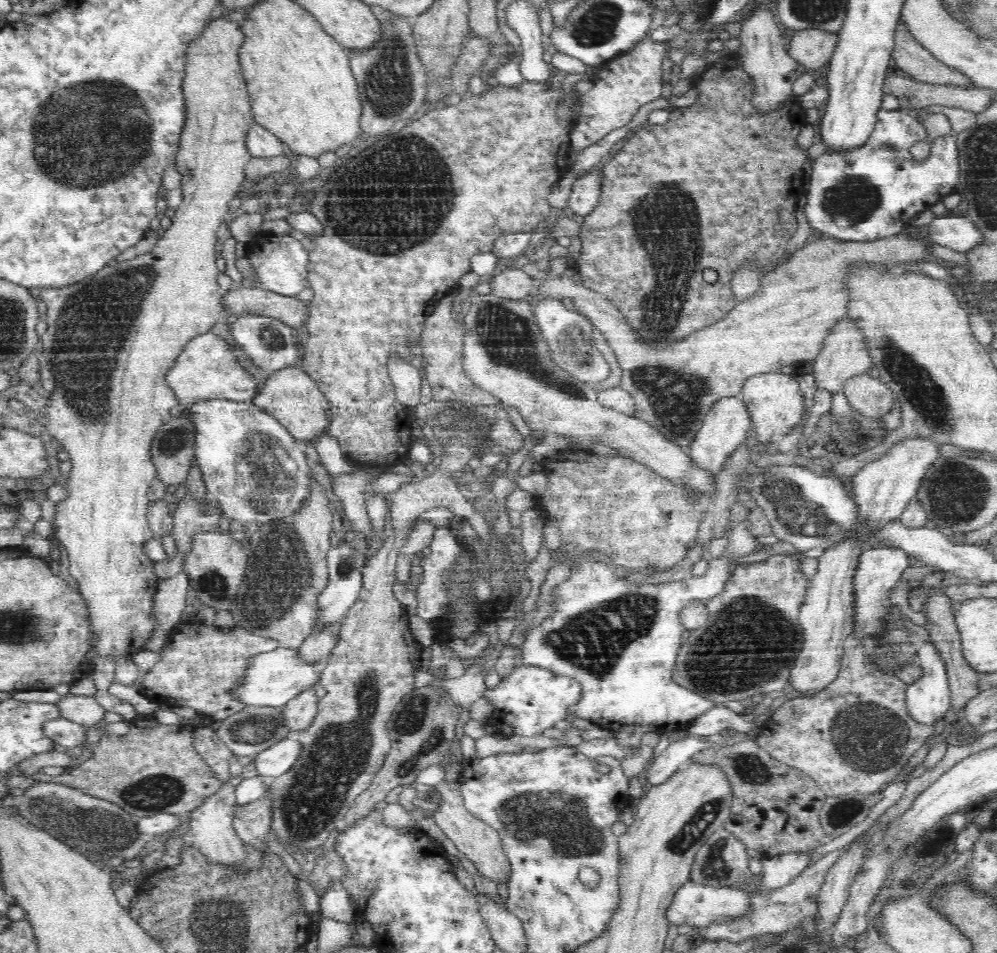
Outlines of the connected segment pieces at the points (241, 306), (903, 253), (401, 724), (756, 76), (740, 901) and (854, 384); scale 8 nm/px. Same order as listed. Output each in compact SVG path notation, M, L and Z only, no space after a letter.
M258 286L232 287L225 292L222 306L238 316L246 312L270 315L291 327L300 327L308 319L308 304L294 296L284 296Z
M927 226L919 227L918 236L906 236L903 233L874 241L837 242L834 238L820 238L812 241L793 252L793 254L773 271L761 278L762 288L752 298L744 303L736 302L735 307L728 312L724 320L716 324L706 325L690 333L670 346L651 348L645 344L638 332L628 326L628 320L608 302L604 295L586 288L576 276L562 277L561 273L565 263L562 258L549 258L549 272L543 280L537 294L541 297L571 298L575 307L582 314L586 314L592 324L606 336L612 352L618 359L622 375L620 386L626 390L634 400L636 410L634 416L658 429L666 438L674 441L678 446L686 449L694 440L702 421L713 405L725 397L737 397L742 391L746 380L751 376L778 372L785 366L796 366L801 363L812 363L824 347L825 341L831 334L831 329L842 319L842 284L838 284L838 264L842 260L850 260L850 256L870 256L870 260L894 260L894 264L908 264L928 259L930 252L928 241L932 241L927 234Z
M426 686L414 688L398 705L387 722L387 730L392 740L390 750L385 758L382 768L373 776L370 786L362 792L344 818L343 829L354 827L363 820L375 804L389 800L392 792L398 786L413 785L414 780L426 767L441 763L444 756L450 752L450 746L456 734L456 725L461 715L459 706L454 704L445 688Z
M766 6L757 8L746 20L742 20L739 40L739 62L741 70L748 74L750 87L753 89L753 108L759 112L771 112L776 108L784 108L782 104L793 96L792 83L804 72L808 72L802 64L796 62L782 44L781 22Z
M686 882L677 890L672 904L666 910L666 918L675 925L705 927L710 923L725 923L730 917L737 917L749 911L749 898L743 890L733 887L710 887Z
M867 373L847 381L842 392L850 406L860 414L870 418L881 418L892 410L892 392L879 378Z

